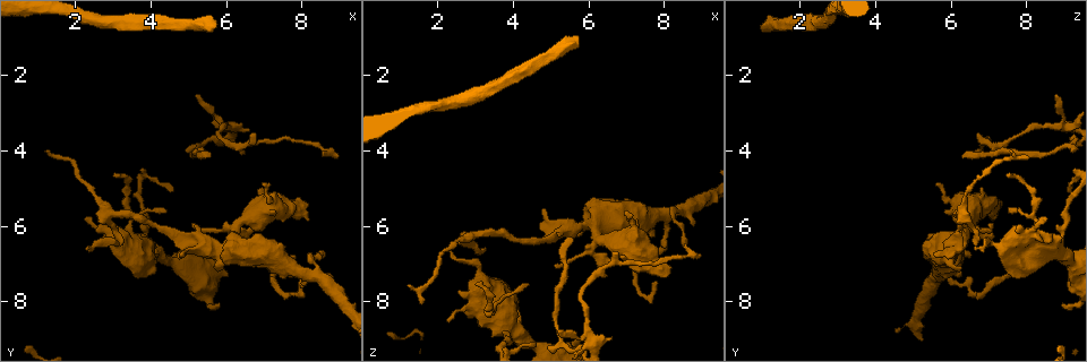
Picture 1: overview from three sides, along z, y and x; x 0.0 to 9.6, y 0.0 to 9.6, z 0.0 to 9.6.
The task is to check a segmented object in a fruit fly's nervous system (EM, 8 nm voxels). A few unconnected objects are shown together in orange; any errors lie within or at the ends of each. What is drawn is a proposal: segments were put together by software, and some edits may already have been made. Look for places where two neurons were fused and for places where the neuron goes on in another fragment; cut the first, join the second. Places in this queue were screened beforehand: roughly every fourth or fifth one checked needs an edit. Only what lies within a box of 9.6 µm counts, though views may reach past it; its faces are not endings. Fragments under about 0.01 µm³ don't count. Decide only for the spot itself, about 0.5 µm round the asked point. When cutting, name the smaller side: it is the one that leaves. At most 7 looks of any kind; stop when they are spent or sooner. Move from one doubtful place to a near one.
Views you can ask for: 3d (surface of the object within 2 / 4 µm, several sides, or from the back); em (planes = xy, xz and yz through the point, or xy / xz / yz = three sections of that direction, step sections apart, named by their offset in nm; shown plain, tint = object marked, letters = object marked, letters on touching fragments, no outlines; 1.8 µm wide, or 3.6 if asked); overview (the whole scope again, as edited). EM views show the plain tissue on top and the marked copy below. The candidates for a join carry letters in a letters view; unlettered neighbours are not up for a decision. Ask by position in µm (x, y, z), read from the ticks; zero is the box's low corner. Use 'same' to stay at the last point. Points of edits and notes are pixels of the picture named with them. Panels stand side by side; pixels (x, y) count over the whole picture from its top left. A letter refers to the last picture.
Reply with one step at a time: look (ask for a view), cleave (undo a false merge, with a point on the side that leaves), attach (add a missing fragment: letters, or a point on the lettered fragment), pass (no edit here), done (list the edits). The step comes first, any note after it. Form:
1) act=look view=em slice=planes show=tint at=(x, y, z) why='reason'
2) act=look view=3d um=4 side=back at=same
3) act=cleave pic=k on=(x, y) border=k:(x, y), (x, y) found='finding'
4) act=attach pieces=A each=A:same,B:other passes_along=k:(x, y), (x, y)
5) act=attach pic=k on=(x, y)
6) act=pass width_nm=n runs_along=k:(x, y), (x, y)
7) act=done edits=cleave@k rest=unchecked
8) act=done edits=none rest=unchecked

act=look view=3d um=4 at=(2.85, 5.70, 6.20)

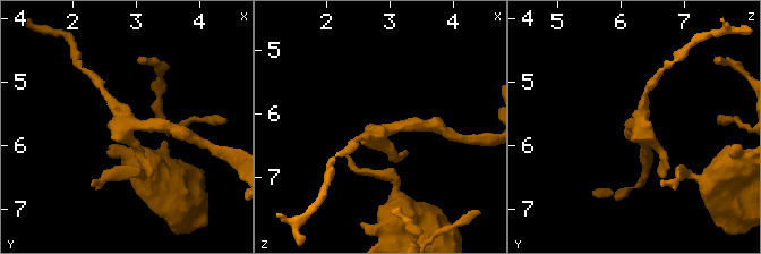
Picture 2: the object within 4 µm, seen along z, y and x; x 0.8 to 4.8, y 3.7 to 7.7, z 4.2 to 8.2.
act=look view=em slice=planes show=letters at=(2.85, 5.65, 6.25) why='now the EM'

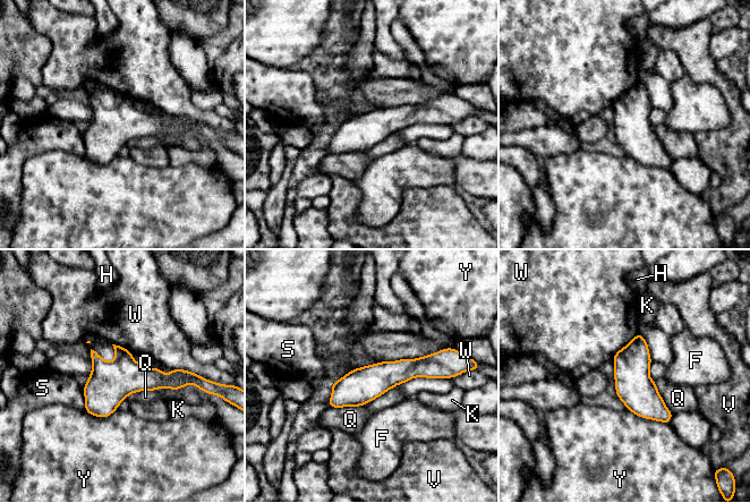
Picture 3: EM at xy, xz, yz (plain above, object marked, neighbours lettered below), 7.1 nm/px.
act=pass each=F:other,H:other,K:other,Q:other,S:other,V:other,W:other,Y:other runs_along=3:(440, 371), (391, 373), (331, 403) found='continuous, no second neuron'

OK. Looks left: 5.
act=look view=em slice=yz step=8 show=letters at=(3.95, 6.60, 8.75) why='sharp bend'

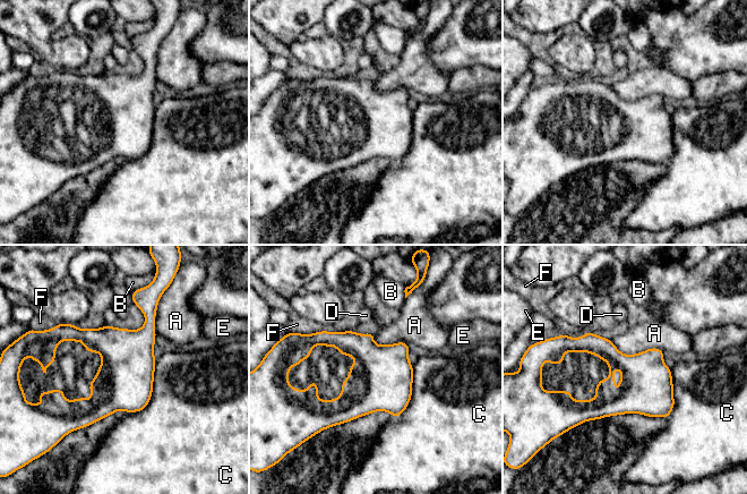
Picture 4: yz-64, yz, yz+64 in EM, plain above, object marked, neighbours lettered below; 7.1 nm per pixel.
act=pass each=A:other,B:other,C:other,D:other,E:other,F:other border=4:(609, 339), (625, 354), (664, 352) found='all the same neuron'

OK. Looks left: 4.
act=look view=em slice=xy step=8 show=letters at=(5.70, 0.70, 1.00) why='end of a long branch'

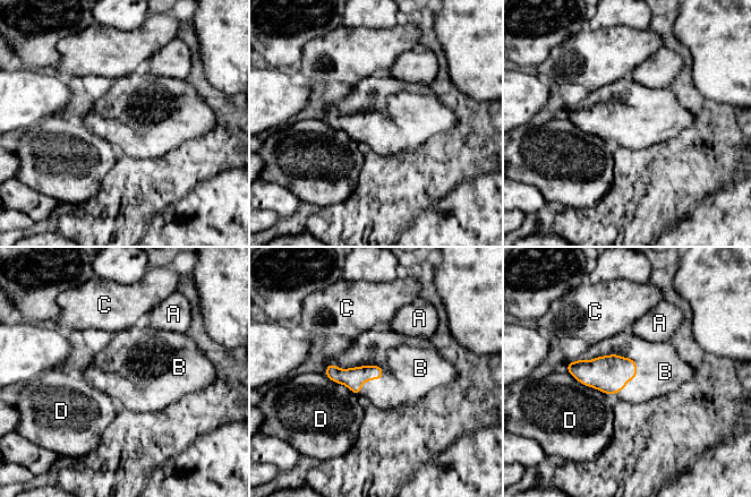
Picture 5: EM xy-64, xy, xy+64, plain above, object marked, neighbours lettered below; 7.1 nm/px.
act=attach pieces=B longest_contact=D:320nm each=A:other,B:same,C:other,D:other found='it goes on there'

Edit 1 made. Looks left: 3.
act=done edits=attach@5 rest=unchecked

